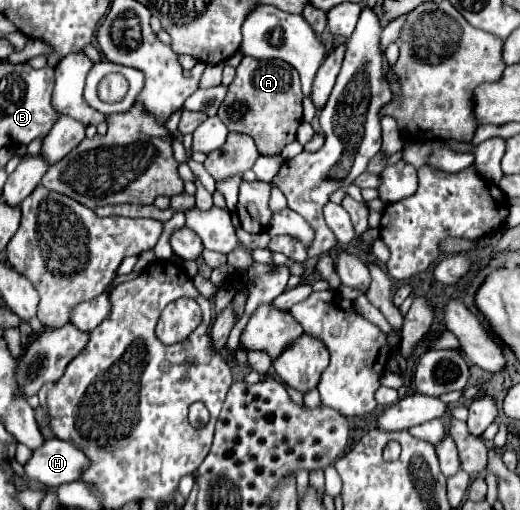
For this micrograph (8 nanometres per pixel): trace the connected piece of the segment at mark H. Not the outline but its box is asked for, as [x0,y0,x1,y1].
[24,438,90,486]

